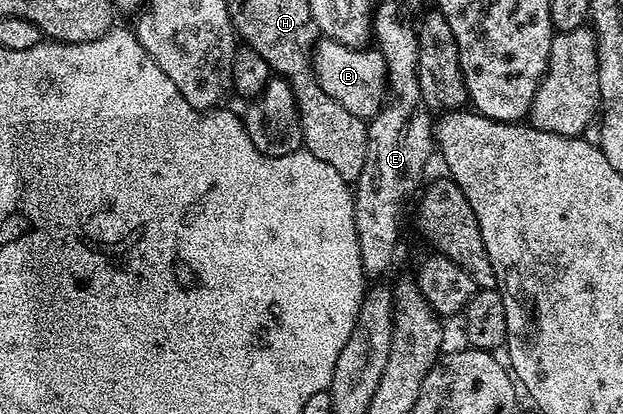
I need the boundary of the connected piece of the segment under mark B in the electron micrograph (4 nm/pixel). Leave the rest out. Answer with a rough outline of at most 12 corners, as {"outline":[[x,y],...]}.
{"outline":[[319,37],[315,80],[354,117],[369,120],[388,94],[377,48]]}

